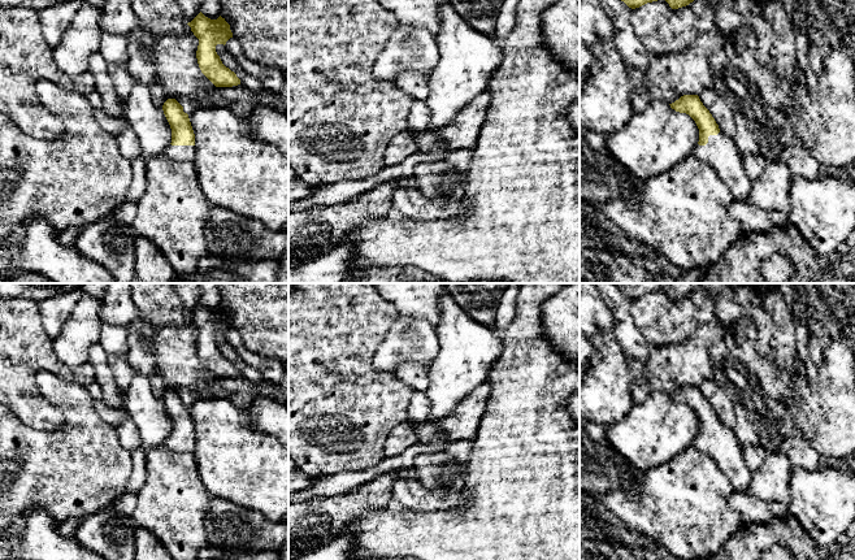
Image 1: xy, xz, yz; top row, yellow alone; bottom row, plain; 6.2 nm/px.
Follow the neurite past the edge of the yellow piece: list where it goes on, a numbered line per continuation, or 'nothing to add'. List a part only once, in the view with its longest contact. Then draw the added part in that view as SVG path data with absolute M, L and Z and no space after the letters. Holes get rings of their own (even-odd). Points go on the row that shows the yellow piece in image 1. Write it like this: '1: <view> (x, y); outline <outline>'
1: yz (720, 152); outline M720 131L717 135L709 135L706 146L695 146L691 155L716 170L735 200L748 201L752 181L745 172L743 155L734 139Z

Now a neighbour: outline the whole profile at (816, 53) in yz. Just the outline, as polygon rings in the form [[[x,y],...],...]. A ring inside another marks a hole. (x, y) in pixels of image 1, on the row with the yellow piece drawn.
[[[811,45],[808,51],[810,64],[817,77],[824,73],[823,58],[832,51],[830,47]]]

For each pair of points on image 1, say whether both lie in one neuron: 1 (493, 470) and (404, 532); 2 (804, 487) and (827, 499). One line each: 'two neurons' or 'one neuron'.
1: one neuron
2: one neuron

